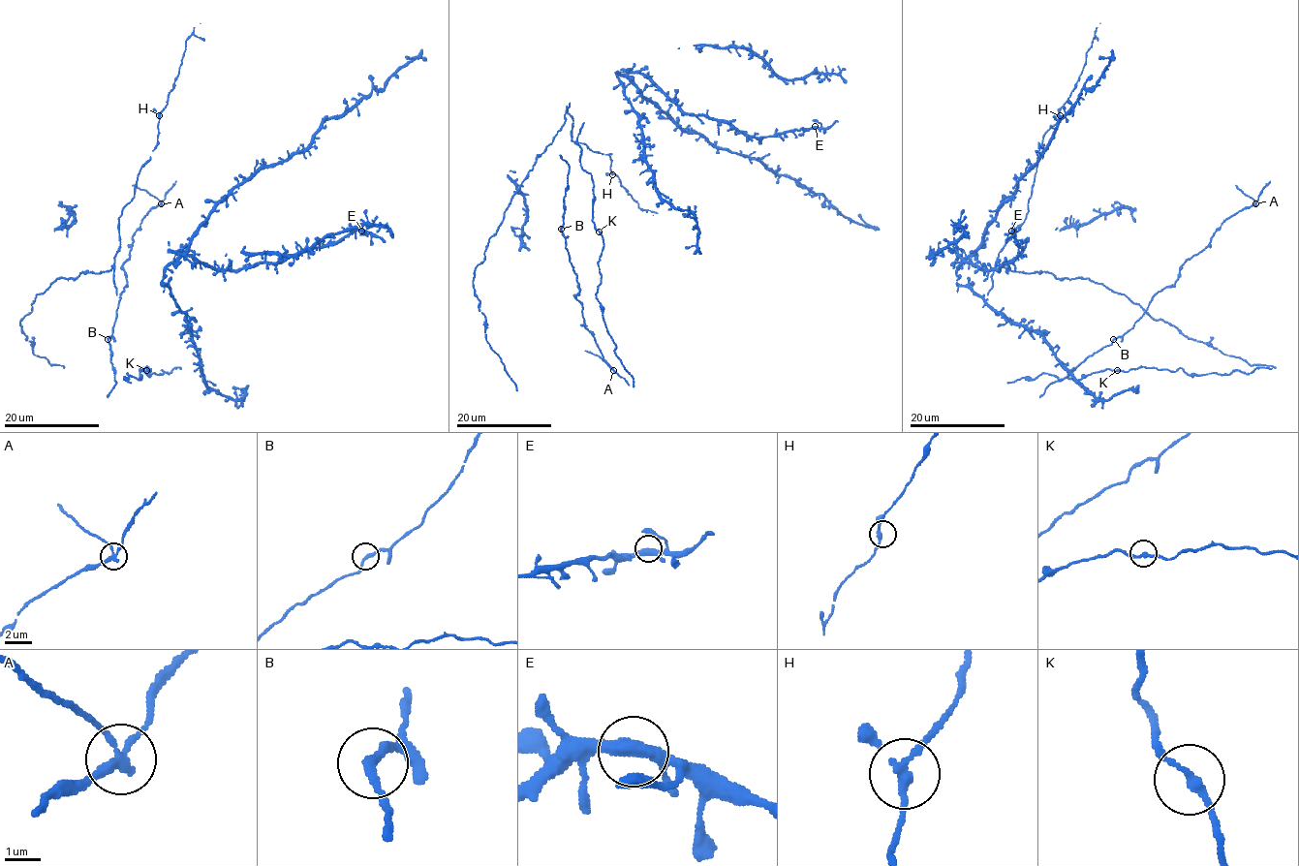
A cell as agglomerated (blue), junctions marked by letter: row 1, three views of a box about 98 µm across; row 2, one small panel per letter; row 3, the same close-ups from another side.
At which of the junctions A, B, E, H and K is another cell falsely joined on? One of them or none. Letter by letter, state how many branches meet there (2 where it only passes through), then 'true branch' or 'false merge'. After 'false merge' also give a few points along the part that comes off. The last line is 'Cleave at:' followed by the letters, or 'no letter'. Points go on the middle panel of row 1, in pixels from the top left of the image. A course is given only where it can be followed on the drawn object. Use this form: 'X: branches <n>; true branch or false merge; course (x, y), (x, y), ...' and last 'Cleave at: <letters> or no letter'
A: branches 3; false merge; course (613, 370), (598, 355), (585, 351)
B: branches 2; true branch
E: branches 3; true branch
H: branches 3; true branch
K: branches 2; true branch
Cleave at: A

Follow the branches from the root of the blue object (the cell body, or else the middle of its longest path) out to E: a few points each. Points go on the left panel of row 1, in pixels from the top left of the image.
E: (189, 324), (163, 282), (175, 254), (194, 256), (216, 268), (242, 269), (281, 262), (361, 231)

